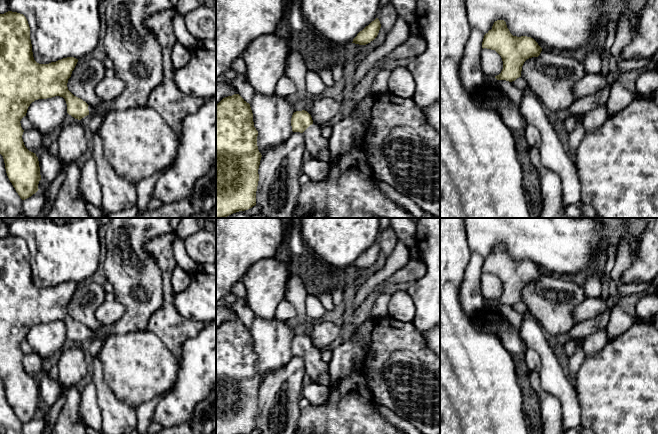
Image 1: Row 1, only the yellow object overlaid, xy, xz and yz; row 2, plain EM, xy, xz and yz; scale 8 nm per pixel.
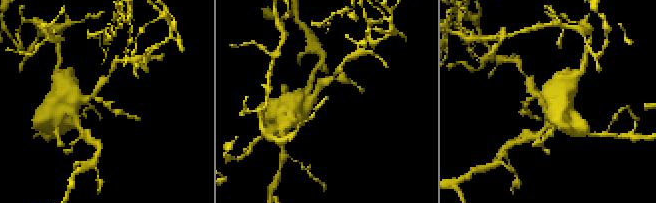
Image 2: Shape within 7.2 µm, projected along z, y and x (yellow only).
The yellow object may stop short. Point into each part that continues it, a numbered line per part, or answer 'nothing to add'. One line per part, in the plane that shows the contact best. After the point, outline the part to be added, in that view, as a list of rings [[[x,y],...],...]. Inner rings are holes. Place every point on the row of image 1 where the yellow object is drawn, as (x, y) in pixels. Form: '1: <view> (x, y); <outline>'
1: xz (315, 142); [[[313,123],[304,132],[307,157],[317,159],[318,154],[329,147],[329,140],[322,136],[322,126]]]

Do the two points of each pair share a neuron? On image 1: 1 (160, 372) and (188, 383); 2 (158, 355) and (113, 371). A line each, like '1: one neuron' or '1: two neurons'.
1: two neurons
2: one neuron

